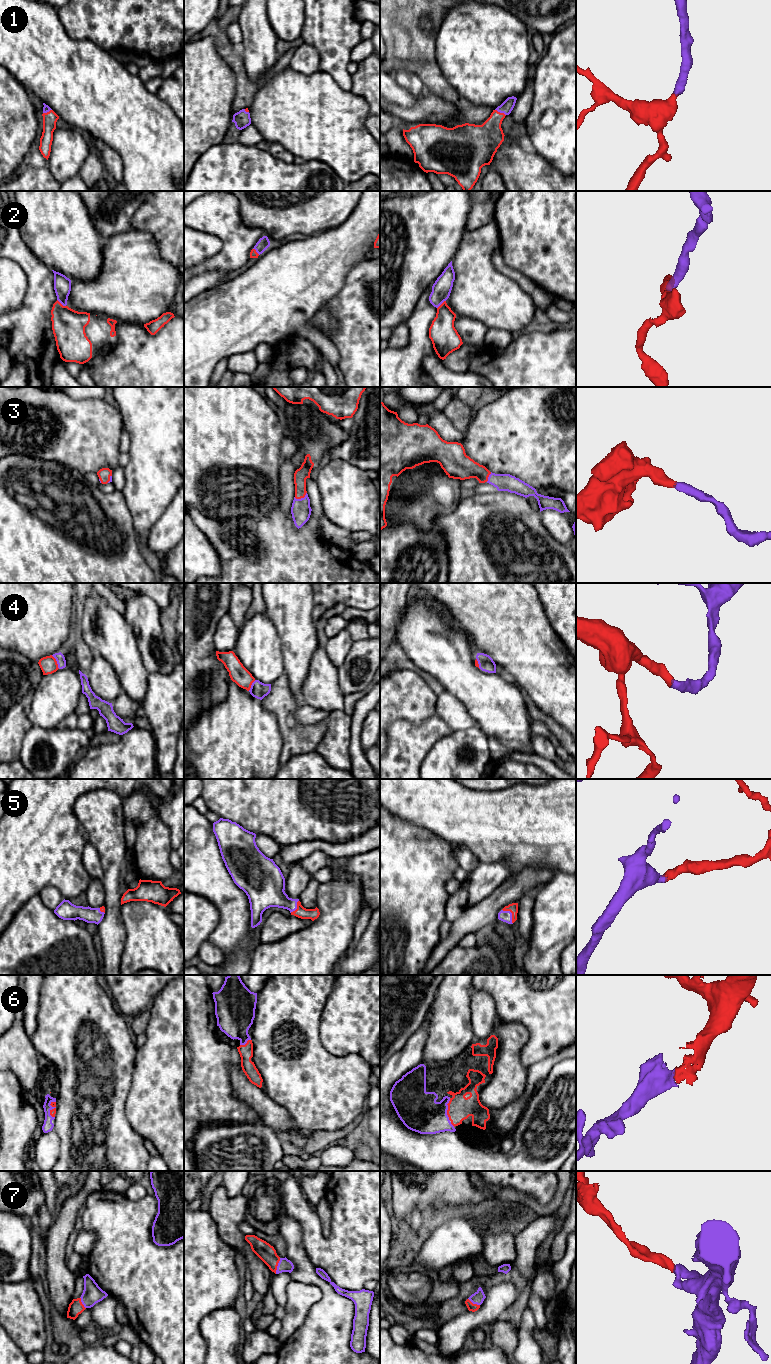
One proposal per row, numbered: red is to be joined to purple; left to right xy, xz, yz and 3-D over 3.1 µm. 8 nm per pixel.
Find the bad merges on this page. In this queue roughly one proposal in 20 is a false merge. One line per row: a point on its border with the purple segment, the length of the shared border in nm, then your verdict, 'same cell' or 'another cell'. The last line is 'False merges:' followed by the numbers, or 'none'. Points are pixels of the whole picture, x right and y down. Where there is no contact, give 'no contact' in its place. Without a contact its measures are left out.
1: yz (500, 112) | 100 nm | same cell
2: xy (61, 303) | 90 nm | same cell
3: xz (301, 498) | 110 nm | same cell
4: xy (57, 662) | 130 nm | same cell
5: yz (511, 914) | 150 nm | same cell
6: yz (447, 1109) | 180 nm | same cell
7: xz (277, 1266) | 130 nm | same cell
False merges: none

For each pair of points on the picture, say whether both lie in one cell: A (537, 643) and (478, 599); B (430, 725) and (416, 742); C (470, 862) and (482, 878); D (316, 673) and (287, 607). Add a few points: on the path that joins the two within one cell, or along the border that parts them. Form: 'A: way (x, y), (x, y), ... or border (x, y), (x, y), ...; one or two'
A: way (522, 637), (493, 608); one
B: way (429, 729), (420, 738); one
C: border (480, 862), (470, 873); two
D: border (319, 646), (311, 657), (309, 669), (303, 682); two

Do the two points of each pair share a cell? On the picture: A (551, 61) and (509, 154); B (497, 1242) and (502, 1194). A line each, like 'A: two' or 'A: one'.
A: two
B: two

